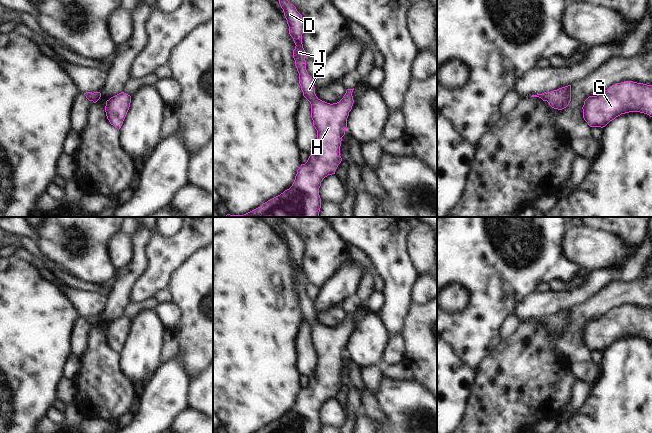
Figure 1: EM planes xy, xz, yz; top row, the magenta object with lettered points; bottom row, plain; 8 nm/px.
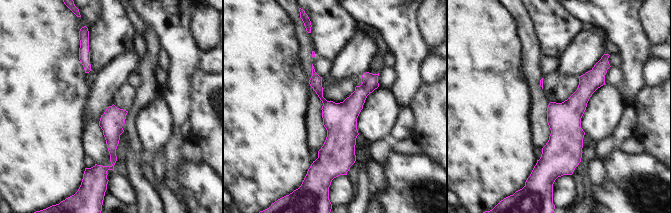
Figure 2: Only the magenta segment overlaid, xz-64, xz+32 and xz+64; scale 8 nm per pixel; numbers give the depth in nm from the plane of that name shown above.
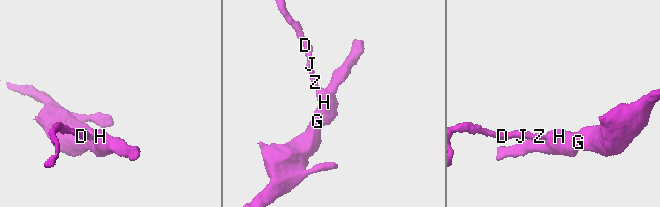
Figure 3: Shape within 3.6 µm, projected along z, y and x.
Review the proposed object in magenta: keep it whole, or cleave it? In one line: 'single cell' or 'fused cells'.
single cell

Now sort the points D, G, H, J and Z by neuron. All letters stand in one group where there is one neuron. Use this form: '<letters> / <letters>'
D G H J Z

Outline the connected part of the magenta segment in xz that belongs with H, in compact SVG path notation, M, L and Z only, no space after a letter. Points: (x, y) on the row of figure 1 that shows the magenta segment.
M279 0L279 4L289 26L289 34L296 45L293 58L299 73L299 84L303 96L311 104L311 118L317 130L316 152L309 156L305 164L301 164L289 189L244 215L227 214L225 217L318 217L321 208L321 182L328 175L335 174L342 161L340 146L354 103L354 88L347 89L343 98L333 104L316 96L313 78L306 70L302 15L288 0Z

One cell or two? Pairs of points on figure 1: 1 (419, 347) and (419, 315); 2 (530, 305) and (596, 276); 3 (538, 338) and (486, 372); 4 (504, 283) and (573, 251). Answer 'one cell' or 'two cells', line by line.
1: one cell
2: one cell
3: one cell
4: two cells

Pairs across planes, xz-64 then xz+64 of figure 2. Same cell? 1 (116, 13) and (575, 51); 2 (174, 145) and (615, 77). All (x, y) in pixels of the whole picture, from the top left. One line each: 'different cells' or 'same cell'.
1: different cells
2: different cells

